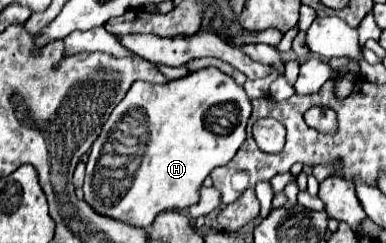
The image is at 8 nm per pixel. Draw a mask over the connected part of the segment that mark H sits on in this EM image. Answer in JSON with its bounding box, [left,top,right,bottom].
[84,69,252,227]

